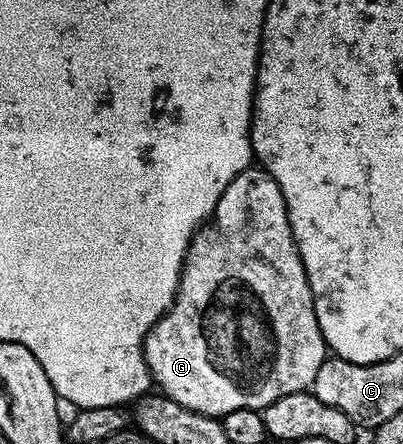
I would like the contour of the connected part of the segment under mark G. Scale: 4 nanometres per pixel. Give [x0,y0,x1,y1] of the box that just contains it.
[144,168,325,420]

